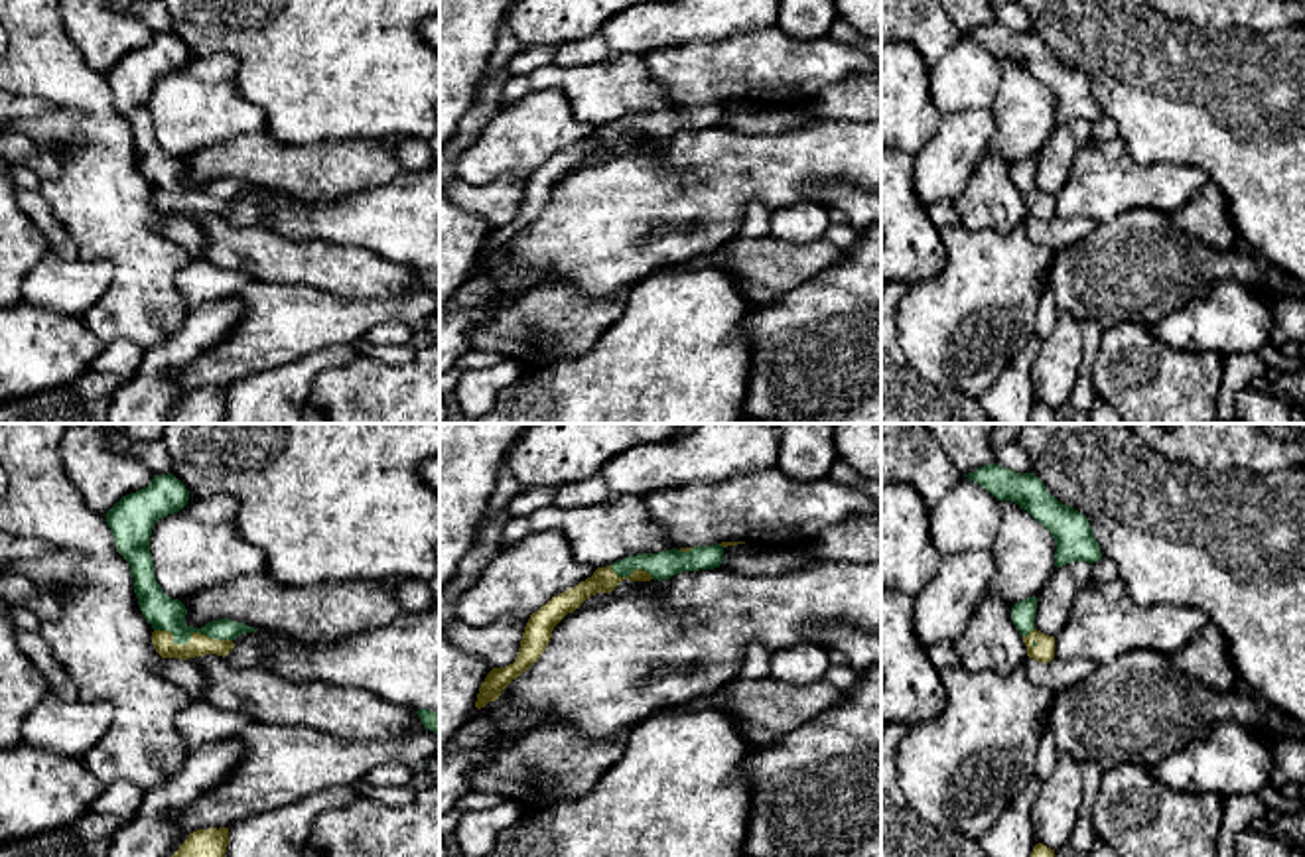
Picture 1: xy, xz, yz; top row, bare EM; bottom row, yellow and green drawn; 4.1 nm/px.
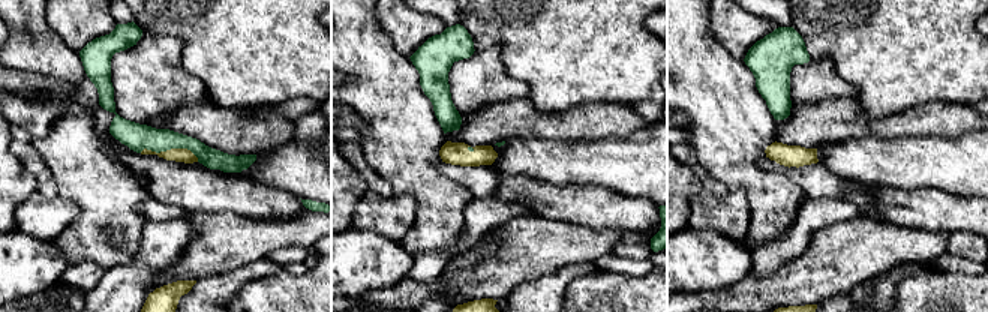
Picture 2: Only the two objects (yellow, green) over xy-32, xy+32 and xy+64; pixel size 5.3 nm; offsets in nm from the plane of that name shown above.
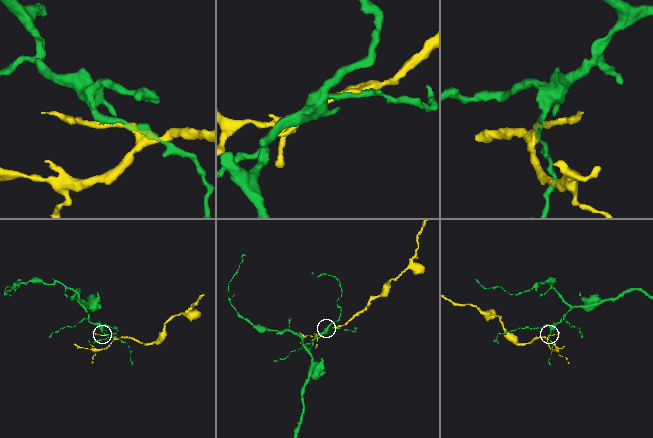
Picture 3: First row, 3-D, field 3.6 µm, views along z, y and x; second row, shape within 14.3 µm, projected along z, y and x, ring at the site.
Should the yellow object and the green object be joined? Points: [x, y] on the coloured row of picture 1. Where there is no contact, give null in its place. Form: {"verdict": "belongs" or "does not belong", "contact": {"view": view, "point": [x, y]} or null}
{"verdict": "does not belong", "contact": {"view": "xy", "point": [192, 637]}}

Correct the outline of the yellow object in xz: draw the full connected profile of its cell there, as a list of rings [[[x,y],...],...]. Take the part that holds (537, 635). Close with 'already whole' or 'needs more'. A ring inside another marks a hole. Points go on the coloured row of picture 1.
[[[611,565],[597,567],[591,577],[578,583],[576,587],[552,597],[536,613],[530,615],[518,654],[513,664],[505,668],[493,668],[479,688],[475,707],[481,709],[489,701],[495,701],[501,692],[522,672],[526,672],[542,652],[546,650],[554,626],[568,615],[580,609],[580,605],[595,593],[611,593],[623,579],[629,581],[651,581],[651,573],[633,569],[629,577],[619,577]]] | already whole

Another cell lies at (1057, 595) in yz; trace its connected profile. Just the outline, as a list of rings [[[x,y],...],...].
[[[1088,561],[1055,567],[1037,595],[1035,628],[1057,636],[1066,626],[1076,593],[1088,583],[1092,583],[1092,563]]]

